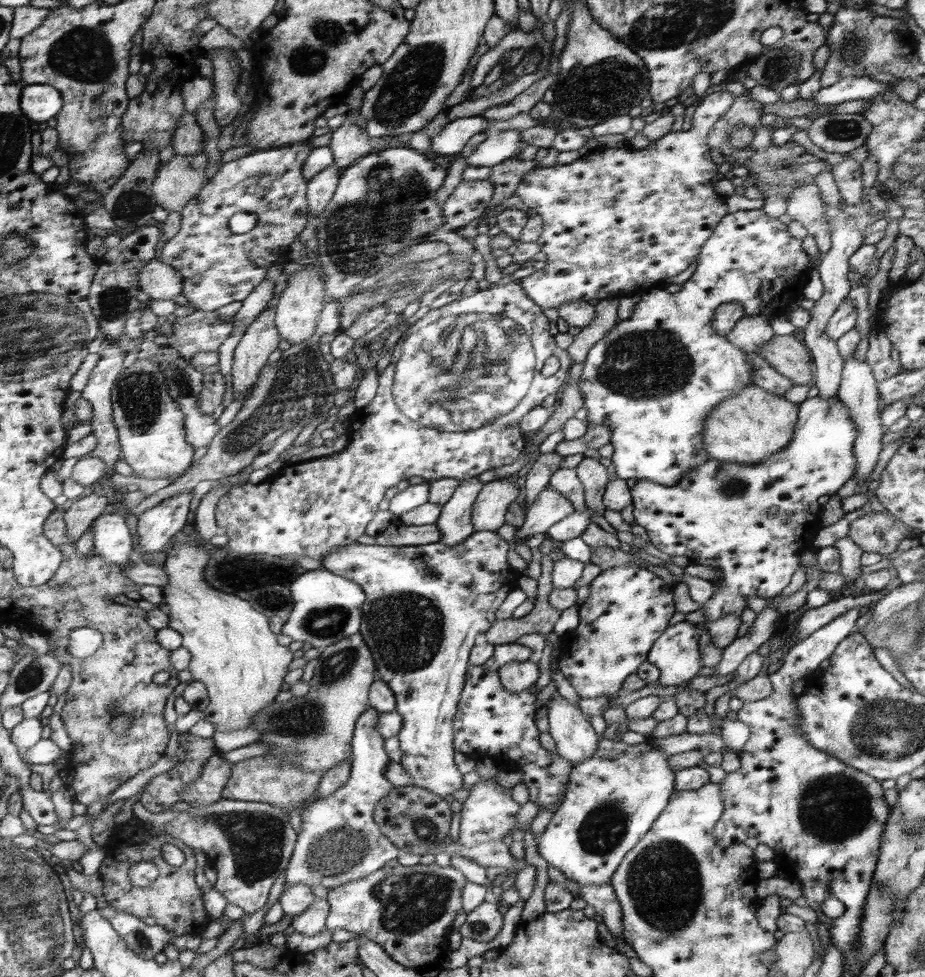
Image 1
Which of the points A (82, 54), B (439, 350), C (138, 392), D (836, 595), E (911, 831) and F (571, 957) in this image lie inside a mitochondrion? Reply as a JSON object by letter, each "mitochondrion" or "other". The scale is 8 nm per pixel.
{"A":"mitochondrion","B":"mitochondrion","C":"mitochondrion","D":"other","E":"mitochondrion","F":"other"}

